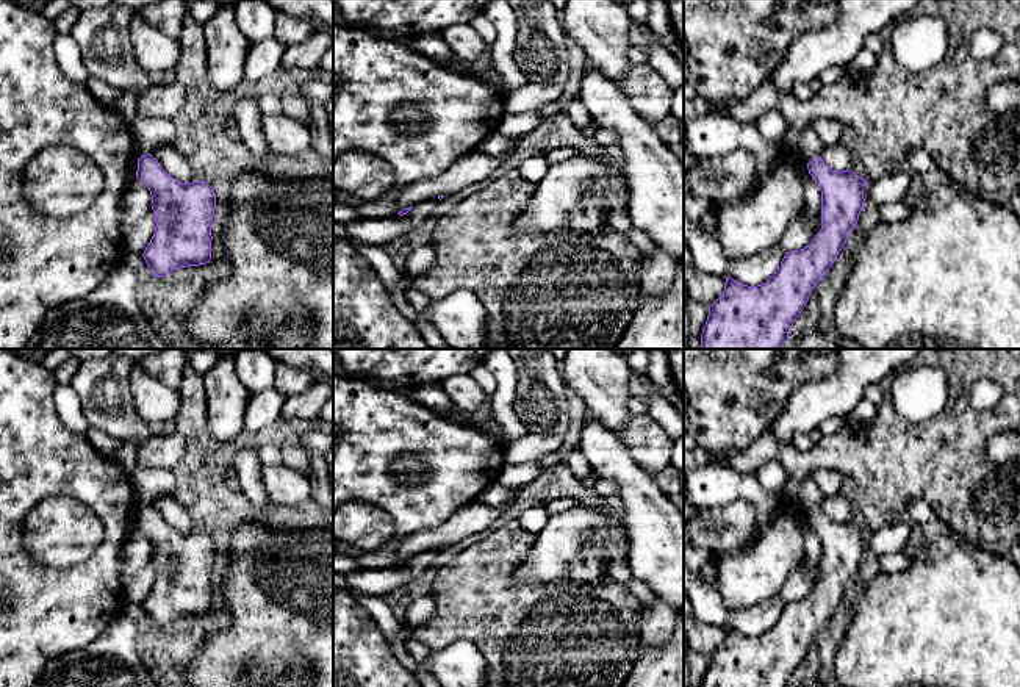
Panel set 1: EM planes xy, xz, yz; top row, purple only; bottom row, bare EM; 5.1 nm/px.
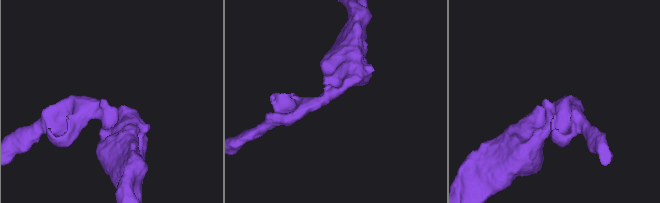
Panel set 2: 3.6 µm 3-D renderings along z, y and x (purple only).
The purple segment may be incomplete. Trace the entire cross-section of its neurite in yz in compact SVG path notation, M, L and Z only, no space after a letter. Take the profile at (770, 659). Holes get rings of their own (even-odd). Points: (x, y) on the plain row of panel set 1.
M821 507L807 513L807 520L821 541L821 581L804 599L785 602L778 621L762 635L748 637L726 628L723 645L709 657L701 687L788 687L813 637L828 626L857 576L865 552L862 543L868 532L849 520L832 521Z

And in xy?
M147 504L138 509L136 529L150 541L155 584L142 607L155 628L211 610L213 538L196 531L180 534Z

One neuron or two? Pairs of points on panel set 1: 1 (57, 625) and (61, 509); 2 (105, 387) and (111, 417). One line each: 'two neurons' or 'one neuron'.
1: two neurons
2: one neuron

